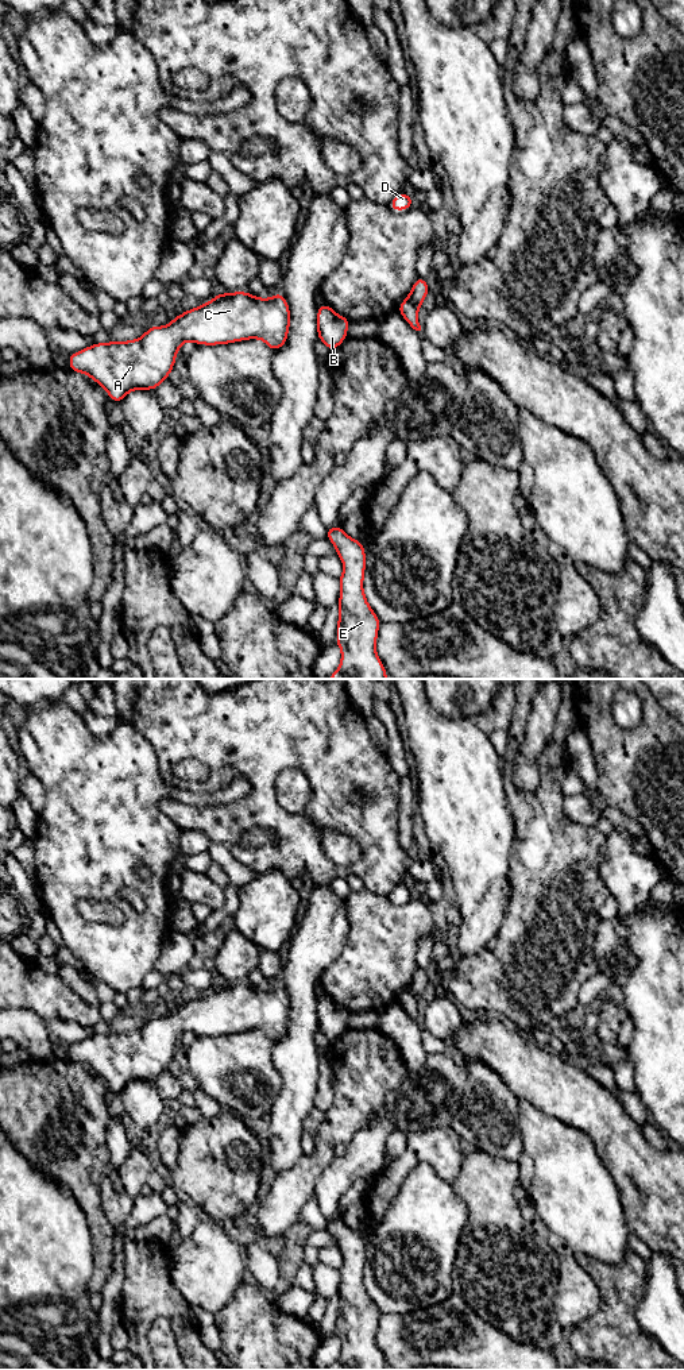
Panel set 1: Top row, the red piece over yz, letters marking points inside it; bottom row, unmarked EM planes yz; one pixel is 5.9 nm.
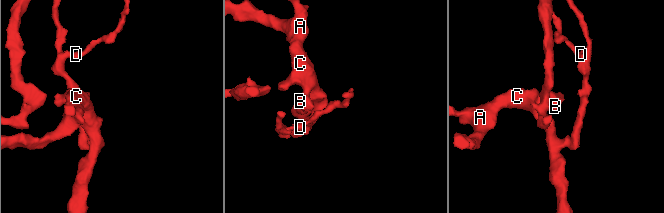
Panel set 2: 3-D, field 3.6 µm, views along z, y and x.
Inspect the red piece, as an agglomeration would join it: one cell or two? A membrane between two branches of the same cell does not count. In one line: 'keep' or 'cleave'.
cleave

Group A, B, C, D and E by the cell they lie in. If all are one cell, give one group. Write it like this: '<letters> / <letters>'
A B C E / D

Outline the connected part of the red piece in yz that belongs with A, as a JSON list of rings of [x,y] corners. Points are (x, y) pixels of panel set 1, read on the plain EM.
[[[246,983],[220,984],[194,1000],[183,1002],[170,1015],[148,1018],[139,1030],[128,1033],[94,1034],[69,1046],[69,1060],[89,1066],[101,1076],[108,1088],[120,1095],[132,1081],[155,1081],[170,1064],[177,1043],[185,1033],[202,1037],[231,1035],[250,1030],[263,1031],[271,1042],[282,1039],[290,1020],[290,999],[281,983],[271,989],[260,989]]]

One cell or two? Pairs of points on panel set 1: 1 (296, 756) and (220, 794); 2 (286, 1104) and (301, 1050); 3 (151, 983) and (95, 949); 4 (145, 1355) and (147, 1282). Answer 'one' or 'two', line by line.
1: two
2: one
3: two
4: one

